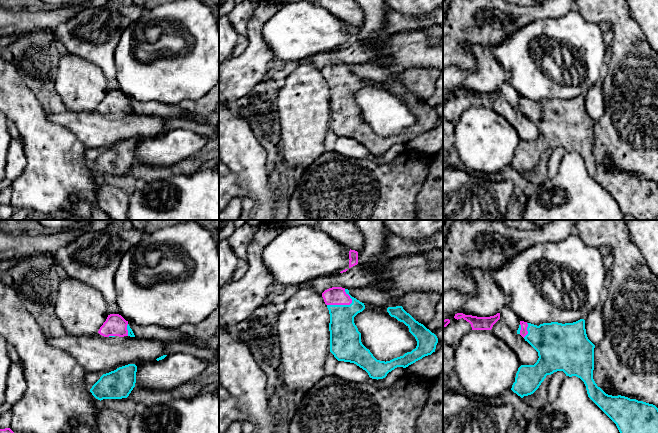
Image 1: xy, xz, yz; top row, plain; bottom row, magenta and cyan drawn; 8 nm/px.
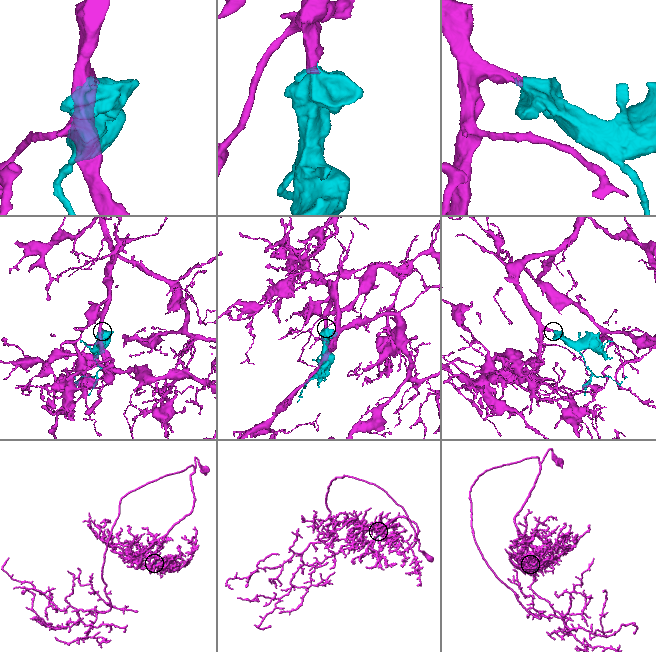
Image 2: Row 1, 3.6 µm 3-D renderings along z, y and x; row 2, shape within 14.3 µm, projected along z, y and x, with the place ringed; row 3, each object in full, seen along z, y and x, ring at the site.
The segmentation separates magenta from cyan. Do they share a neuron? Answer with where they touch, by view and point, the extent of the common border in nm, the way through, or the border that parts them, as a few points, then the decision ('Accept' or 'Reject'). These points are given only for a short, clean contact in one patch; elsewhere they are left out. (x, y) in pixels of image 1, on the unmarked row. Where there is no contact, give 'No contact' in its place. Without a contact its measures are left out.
Touches magenta at xz (340, 80). Shared border 220 nm. Path across: xz (336, 71), (340, 80), (344, 110). Accept

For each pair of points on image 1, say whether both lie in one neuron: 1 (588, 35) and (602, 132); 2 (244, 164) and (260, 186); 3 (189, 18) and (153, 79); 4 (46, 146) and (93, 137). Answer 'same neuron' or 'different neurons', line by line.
1: different neurons
2: same neuron
3: same neuron
4: different neurons

